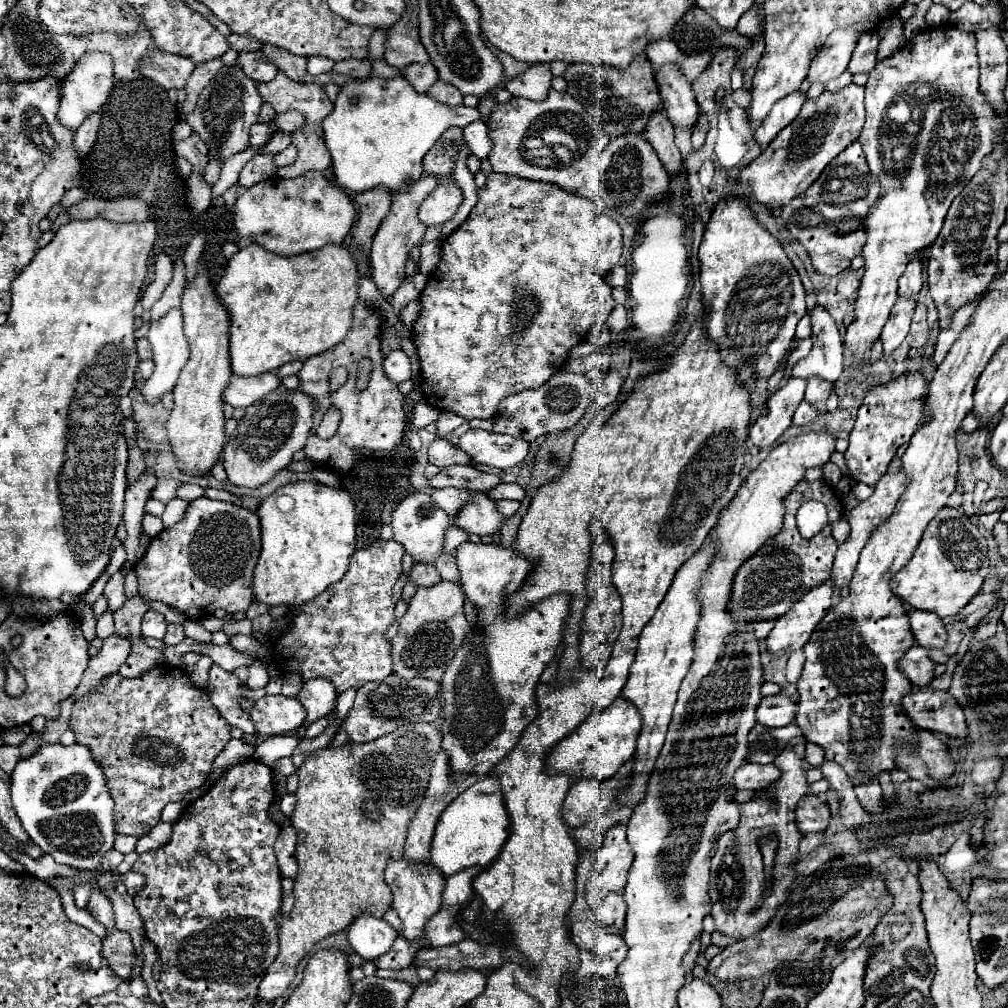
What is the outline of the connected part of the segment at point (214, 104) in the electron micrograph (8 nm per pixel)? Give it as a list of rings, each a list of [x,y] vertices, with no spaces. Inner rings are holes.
[[[237,65],[221,67],[213,81],[201,91],[197,107],[193,113],[185,117],[193,133],[197,133],[209,147],[207,159],[219,159],[223,165],[235,153],[241,153],[249,147],[249,129],[259,119],[259,109],[263,99],[255,87],[255,83],[239,71]]]

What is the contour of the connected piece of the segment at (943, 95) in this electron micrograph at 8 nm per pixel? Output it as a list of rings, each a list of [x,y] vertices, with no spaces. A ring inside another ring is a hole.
[[[939,25],[939,27],[927,27],[923,33],[919,33],[917,37],[913,37],[911,41],[907,41],[897,53],[893,53],[889,59],[877,63],[877,67],[869,73],[869,81],[865,85],[865,109],[867,109],[867,119],[865,119],[865,127],[859,135],[859,143],[863,145],[865,151],[865,159],[867,165],[871,169],[871,175],[879,181],[881,187],[881,197],[877,199],[877,203],[873,203],[873,209],[869,209],[869,215],[865,217],[865,233],[867,233],[867,243],[861,249],[863,261],[865,261],[865,273],[861,279],[861,287],[859,287],[859,297],[855,299],[855,319],[853,323],[847,327],[845,333],[845,353],[849,355],[851,361],[863,361],[869,353],[869,349],[873,347],[873,343],[879,339],[881,327],[885,325],[885,321],[889,319],[889,311],[897,301],[897,281],[903,275],[907,263],[909,263],[909,255],[919,253],[921,249],[925,249],[927,245],[931,245],[945,221],[945,215],[953,203],[953,199],[961,193],[961,189],[967,185],[967,181],[981,169],[981,159],[991,151],[993,141],[997,139],[997,135],[1001,133],[1001,121],[995,117],[993,109],[989,107],[989,103],[985,103],[985,99],[979,95],[979,59],[977,59],[977,49],[975,49],[975,35],[973,33],[961,33],[951,25]]]

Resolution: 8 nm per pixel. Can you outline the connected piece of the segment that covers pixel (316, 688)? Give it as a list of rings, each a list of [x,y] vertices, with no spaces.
[[[309,679],[303,683],[303,689],[299,691],[297,699],[303,703],[307,711],[305,723],[313,723],[335,709],[337,691],[333,683],[329,683],[329,679]]]

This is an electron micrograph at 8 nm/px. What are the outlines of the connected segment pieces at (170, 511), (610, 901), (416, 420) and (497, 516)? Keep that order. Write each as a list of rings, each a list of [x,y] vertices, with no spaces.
[[[171,499],[169,503],[167,503],[167,507],[165,507],[165,513],[161,515],[161,519],[163,519],[163,525],[165,527],[173,527],[173,525],[177,525],[183,517],[185,517],[185,511],[187,511],[187,501],[179,501],[179,499]]]
[[[621,891],[609,893],[609,895],[599,903],[599,907],[597,907],[597,919],[599,919],[603,925],[615,927],[615,929],[623,929],[623,925],[625,925],[625,913],[627,913],[627,907],[625,907],[623,893],[621,893]]]
[[[419,401],[417,409],[415,409],[415,415],[413,415],[413,421],[411,421],[411,429],[421,429],[421,427],[427,427],[429,423],[435,423],[439,417],[439,411],[425,403],[425,401]]]
[[[477,493],[473,495],[473,501],[459,511],[457,523],[469,533],[489,537],[501,531],[505,517],[497,511],[495,501],[491,501],[485,493]]]

